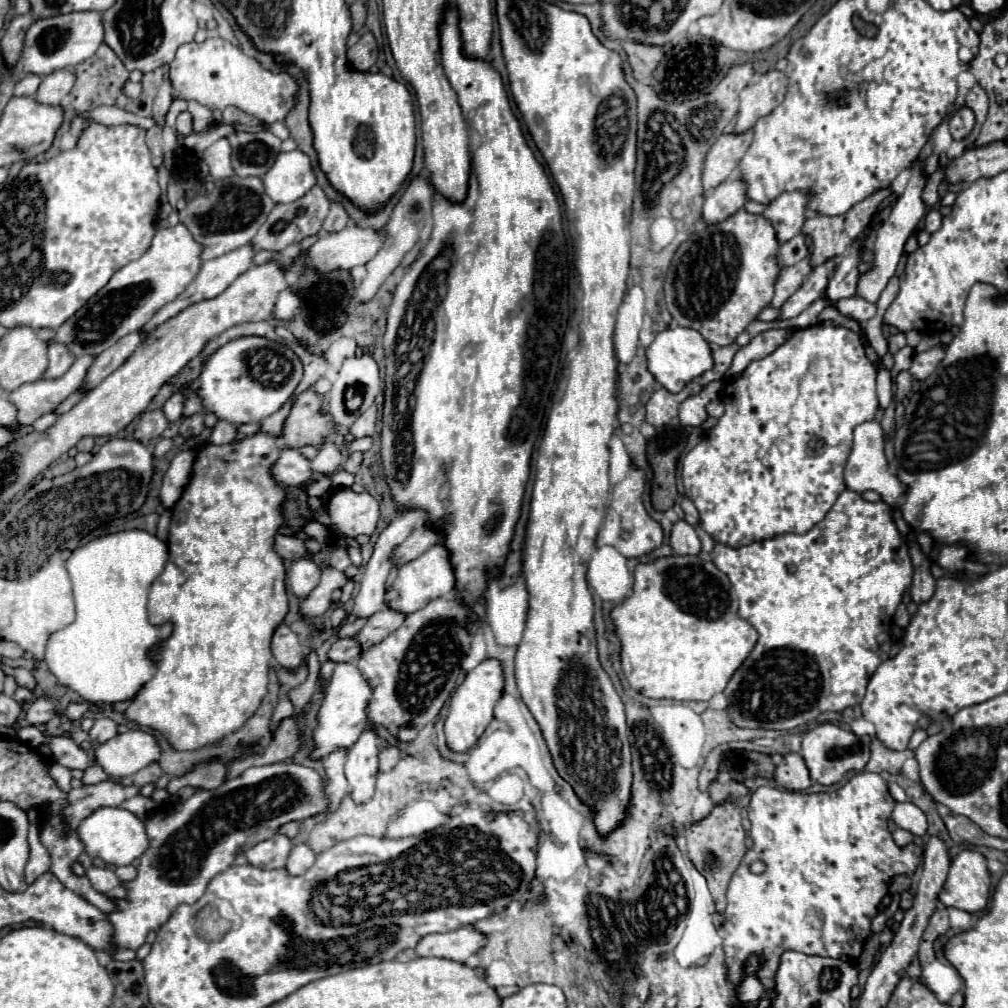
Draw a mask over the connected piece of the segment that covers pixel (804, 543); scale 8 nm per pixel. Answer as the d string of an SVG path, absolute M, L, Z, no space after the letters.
M845 489L839 499L835 501L835 505L829 509L827 517L817 523L811 531L807 531L805 535L795 535L795 533L787 533L787 535L777 535L773 539L765 539L765 541L757 541L739 549L727 547L727 545L715 545L711 551L711 561L717 565L723 573L727 573L729 581L733 583L733 587L737 587L737 597L739 597L739 617L749 621L755 631L759 633L759 639L753 647L753 651L749 653L749 657L741 663L741 667L733 673L733 677L729 679L727 687L725 687L725 697L729 701L727 705L727 713L733 725L741 727L741 729L795 729L799 725L805 725L809 721L813 721L819 713L823 711L837 711L841 713L847 707L857 705L867 689L867 683L871 679L871 675L875 673L875 669L881 665L881 661L885 661L889 657L889 651L893 647L893 639L889 635L889 625L893 621L893 613L897 609L897 605L903 599L905 589L911 585L911 577L913 577L913 565L911 565L911 557L909 551L905 547L905 541L901 539L893 517L891 517L891 505L887 505L885 501L865 501L859 493L853 493L849 489Z

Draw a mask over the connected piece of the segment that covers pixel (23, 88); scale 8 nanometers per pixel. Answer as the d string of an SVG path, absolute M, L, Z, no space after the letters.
M27 75L27 77L23 77L23 79L15 85L13 95L17 95L17 97L31 97L31 95L35 95L39 83L41 83L41 77L37 77L37 75Z

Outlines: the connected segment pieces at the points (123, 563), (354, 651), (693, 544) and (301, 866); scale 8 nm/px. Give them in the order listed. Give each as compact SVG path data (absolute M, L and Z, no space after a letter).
M143 529L119 531L111 535L97 537L81 547L77 547L71 557L65 561L67 573L73 581L73 595L77 603L77 617L65 629L53 633L45 647L45 663L57 681L75 693L79 693L89 703L117 703L129 701L137 691L153 677L155 663L151 661L153 647L167 639L173 625L151 625L149 623L149 587L163 573L169 559L167 540L157 539L153 533Z
M337 639L327 651L327 659L331 659L333 663L351 663L359 659L359 653L361 649L353 639Z
M677 521L673 523L671 535L669 535L669 545L677 555L699 555L701 543L697 529L689 525L687 521Z
M301 843L301 845L293 847L293 851L285 863L285 869L289 875L301 875L313 865L313 861L315 861L315 853L305 843Z

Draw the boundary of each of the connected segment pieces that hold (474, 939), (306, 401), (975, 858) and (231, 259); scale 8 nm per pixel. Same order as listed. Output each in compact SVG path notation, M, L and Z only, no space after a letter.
M455 929L449 933L437 933L437 935L427 935L423 937L415 953L417 957L441 957L441 959L451 959L457 963L463 963L469 955L473 955L477 949L485 945L485 935L475 931L475 929Z
M313 391L297 395L283 425L281 439L285 447L319 445L327 435L335 433L331 417L321 415L319 407L321 407L321 395Z
M963 849L953 861L939 894L940 901L948 908L963 911L981 911L989 899L991 877L985 857L973 849Z
M245 245L245 247L239 247L239 249L235 249L235 251L229 251L229 253L225 253L225 255L221 255L221 257L217 257L217 259L211 259L211 261L205 261L203 265L201 265L201 269L199 269L199 273L197 273L197 277L185 287L185 291L175 299L175 301L171 301L169 305L165 305L165 307L161 307L145 325L143 325L143 329L141 329L141 333L149 333L149 331L153 331L157 325L161 325L161 323L165 323L167 319L171 319L173 315L177 315L179 311L183 311L185 307L189 307L189 305L193 305L193 303L197 303L197 301L203 301L203 299L213 299L213 297L217 297L219 293L223 293L241 273L245 273L249 267L251 267L251 259L253 259L253 247L251 245Z

